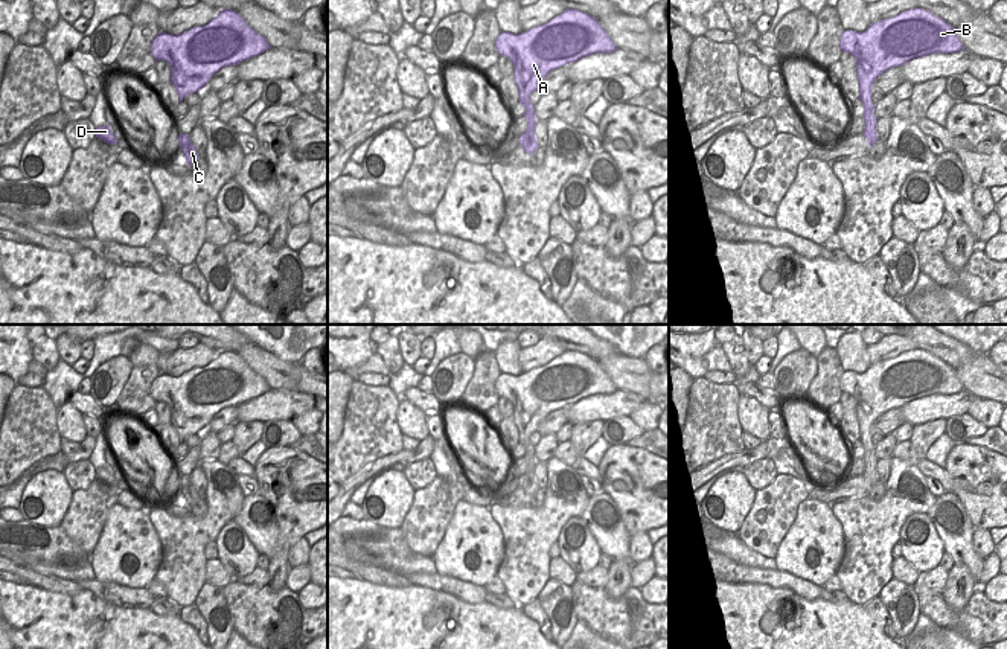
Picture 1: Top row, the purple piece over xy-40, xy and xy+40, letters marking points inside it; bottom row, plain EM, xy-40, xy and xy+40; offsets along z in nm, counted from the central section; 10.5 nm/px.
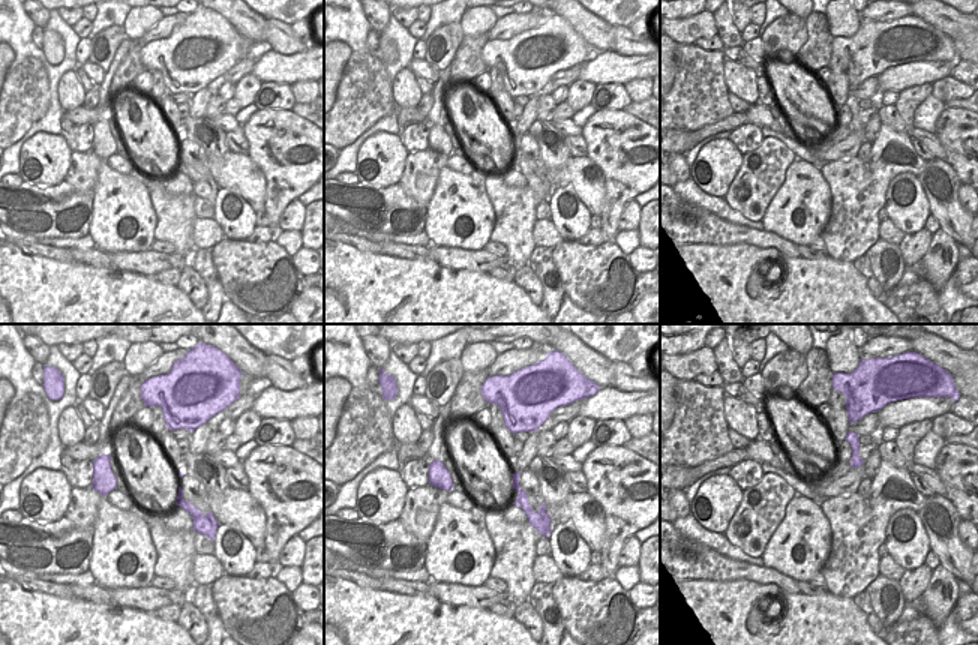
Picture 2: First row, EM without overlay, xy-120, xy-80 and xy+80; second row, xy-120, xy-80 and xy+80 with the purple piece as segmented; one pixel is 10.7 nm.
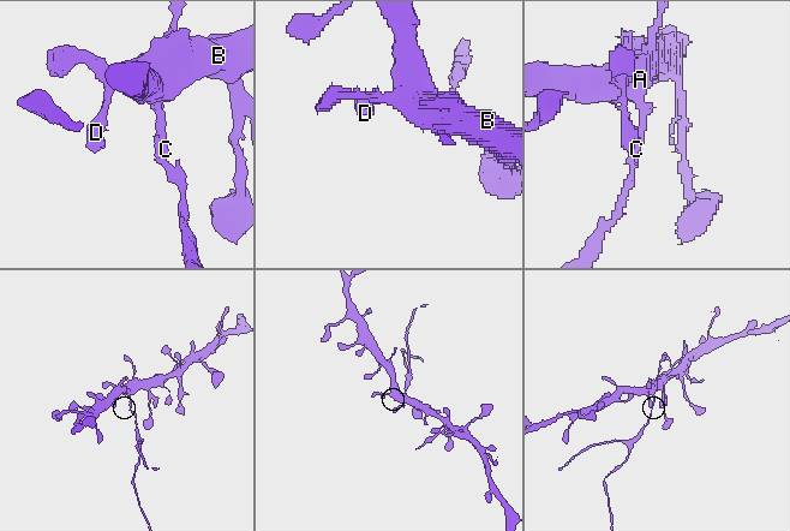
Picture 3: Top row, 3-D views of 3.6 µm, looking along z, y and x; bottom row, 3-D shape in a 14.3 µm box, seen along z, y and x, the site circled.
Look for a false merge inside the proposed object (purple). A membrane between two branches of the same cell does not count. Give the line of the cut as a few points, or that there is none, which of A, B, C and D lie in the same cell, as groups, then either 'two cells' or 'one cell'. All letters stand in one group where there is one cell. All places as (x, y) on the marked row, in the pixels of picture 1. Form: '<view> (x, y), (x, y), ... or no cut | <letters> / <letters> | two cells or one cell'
xy+40 (872, 102), (872, 111), (867, 116) | A B D / C | two cells

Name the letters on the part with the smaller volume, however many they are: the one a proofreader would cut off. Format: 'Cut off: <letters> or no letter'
Cut off: C

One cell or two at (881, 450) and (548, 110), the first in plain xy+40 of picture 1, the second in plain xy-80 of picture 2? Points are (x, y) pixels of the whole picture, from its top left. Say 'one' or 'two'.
one

